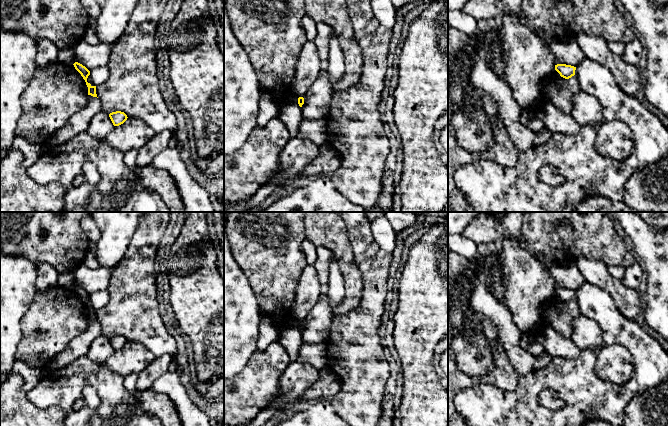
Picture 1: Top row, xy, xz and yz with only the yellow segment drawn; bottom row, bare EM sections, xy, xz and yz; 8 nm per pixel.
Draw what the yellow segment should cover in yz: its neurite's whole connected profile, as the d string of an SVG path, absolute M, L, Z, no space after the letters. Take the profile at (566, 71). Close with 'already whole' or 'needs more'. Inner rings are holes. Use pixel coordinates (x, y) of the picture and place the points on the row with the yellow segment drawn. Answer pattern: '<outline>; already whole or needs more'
M566 64L555 65L555 70L560 74L561 77L569 79L575 75L576 67Z; already whole

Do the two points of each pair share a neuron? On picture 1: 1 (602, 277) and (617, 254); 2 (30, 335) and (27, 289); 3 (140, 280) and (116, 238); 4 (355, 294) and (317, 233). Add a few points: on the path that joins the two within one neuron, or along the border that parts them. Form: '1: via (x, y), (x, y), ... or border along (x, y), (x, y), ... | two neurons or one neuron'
1: border along (586, 256), (598, 259), (607, 266) | two neurons
2: border along (38, 291), (21, 319), (22, 331) | two neurons
3: border along (134, 231), (126, 253), (112, 268) | two neurons
4: via (352, 278), (344, 255), (333, 244) | one neuron

